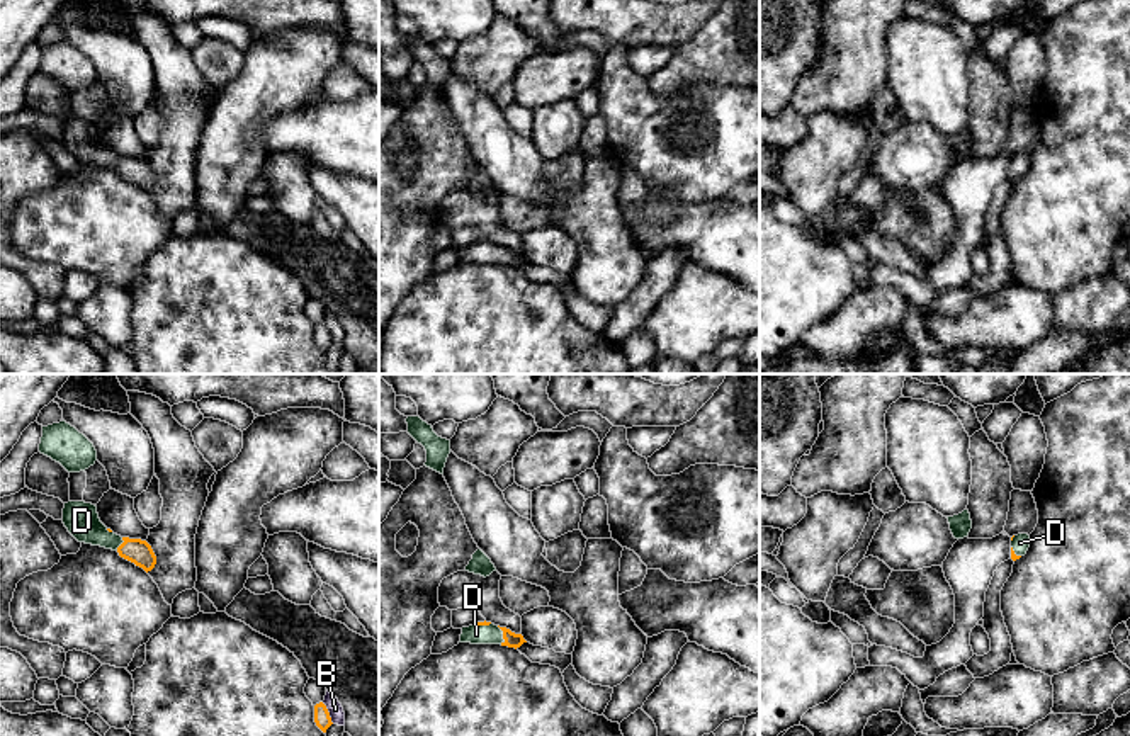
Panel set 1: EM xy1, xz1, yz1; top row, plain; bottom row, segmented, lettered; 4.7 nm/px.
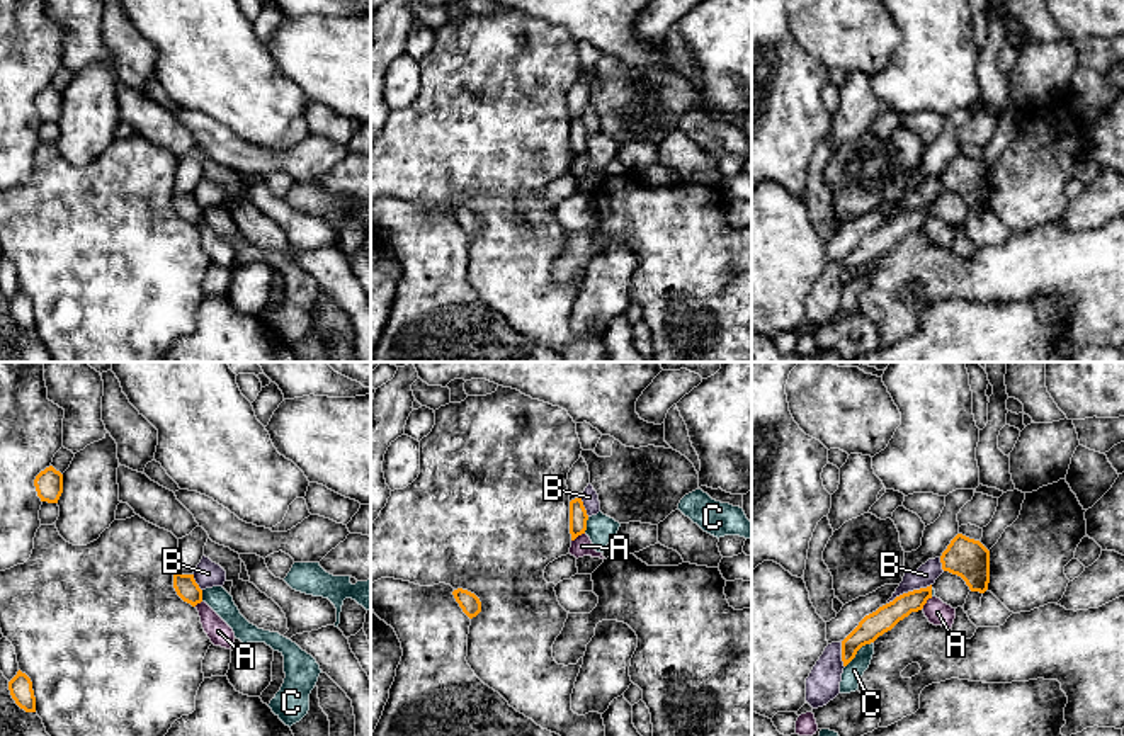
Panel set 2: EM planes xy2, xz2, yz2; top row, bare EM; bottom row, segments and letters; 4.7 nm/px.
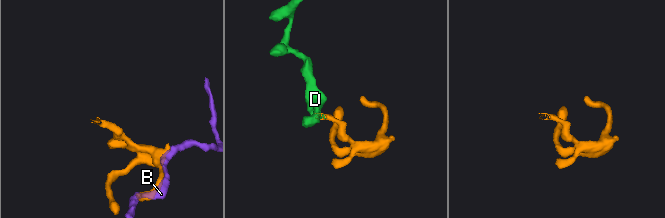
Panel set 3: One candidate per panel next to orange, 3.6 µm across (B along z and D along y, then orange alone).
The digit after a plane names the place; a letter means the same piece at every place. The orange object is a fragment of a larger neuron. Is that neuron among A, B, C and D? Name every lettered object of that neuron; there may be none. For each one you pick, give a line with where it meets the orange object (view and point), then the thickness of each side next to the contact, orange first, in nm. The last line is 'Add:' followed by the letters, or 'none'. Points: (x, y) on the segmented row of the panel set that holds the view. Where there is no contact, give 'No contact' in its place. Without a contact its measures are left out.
D: Touches orange at xz1 (503, 634). Thickness 70 nm (orange) against 100 nm
Add: D

